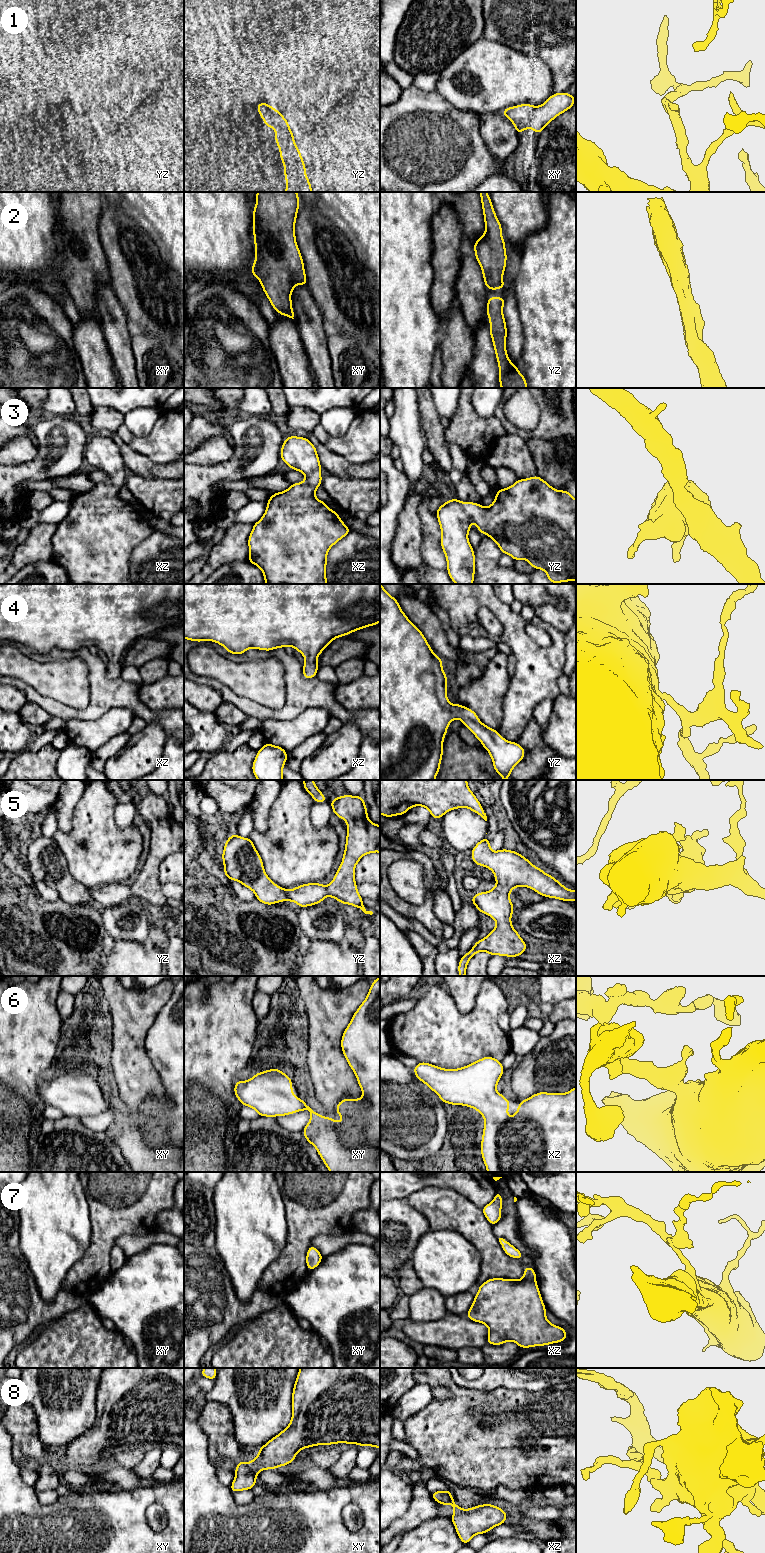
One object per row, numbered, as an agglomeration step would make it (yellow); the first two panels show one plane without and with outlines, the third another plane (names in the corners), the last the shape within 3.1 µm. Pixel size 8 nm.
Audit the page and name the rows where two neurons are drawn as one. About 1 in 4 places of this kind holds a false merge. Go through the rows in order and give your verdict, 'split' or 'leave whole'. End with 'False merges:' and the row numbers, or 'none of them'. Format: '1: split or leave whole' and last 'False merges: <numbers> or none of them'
1: leave whole
2: leave whole
3: leave whole
4: leave whole
5: leave whole
6: leave whole
7: leave whole
8: leave whole
False merges: none of them

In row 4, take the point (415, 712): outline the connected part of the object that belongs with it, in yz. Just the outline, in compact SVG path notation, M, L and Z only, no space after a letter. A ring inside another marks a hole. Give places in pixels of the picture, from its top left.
M380 584L380 780L435 780L440 770L443 756L443 741L447 734L449 724L459 718L474 736L481 742L488 751L493 762L493 769L503 778L508 780L513 768L523 760L525 749L517 742L510 742L504 739L496 729L492 729L479 720L478 715L470 708L457 703L452 705L447 697L447 675L442 669L443 660L431 649L423 633L408 619L402 611L396 598L392 597Z

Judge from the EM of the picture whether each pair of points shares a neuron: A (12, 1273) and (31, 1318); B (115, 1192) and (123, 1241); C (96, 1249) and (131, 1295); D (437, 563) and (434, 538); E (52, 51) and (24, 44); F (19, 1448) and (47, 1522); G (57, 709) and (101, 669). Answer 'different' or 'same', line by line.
A: same
B: different
C: different
D: same
E: different
F: different
G: same

